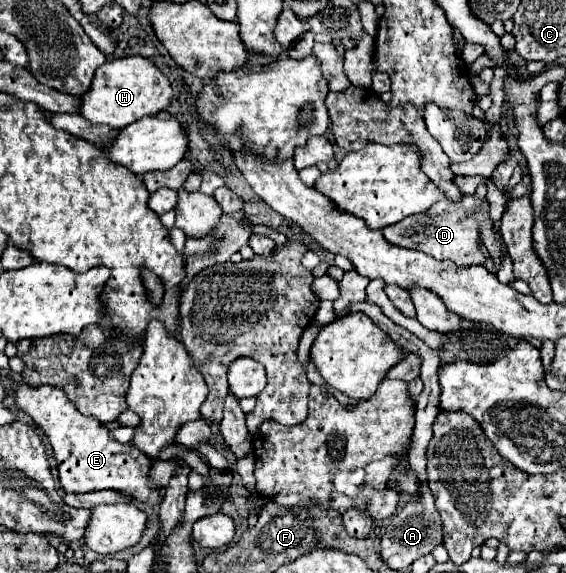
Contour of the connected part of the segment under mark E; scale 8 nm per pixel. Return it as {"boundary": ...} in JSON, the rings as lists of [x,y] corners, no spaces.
{"boundary":[[[22,383],[16,385],[16,403],[36,421],[36,425],[44,429],[46,437],[50,439],[50,445],[58,461],[60,487],[64,489],[64,493],[88,493],[112,489],[138,503],[150,503],[150,507],[162,503],[160,487],[148,481],[152,459],[146,457],[132,443],[122,445],[114,441],[108,429],[96,417],[82,415],[76,409],[76,405],[66,397],[64,391],[50,385],[34,389]]]}

